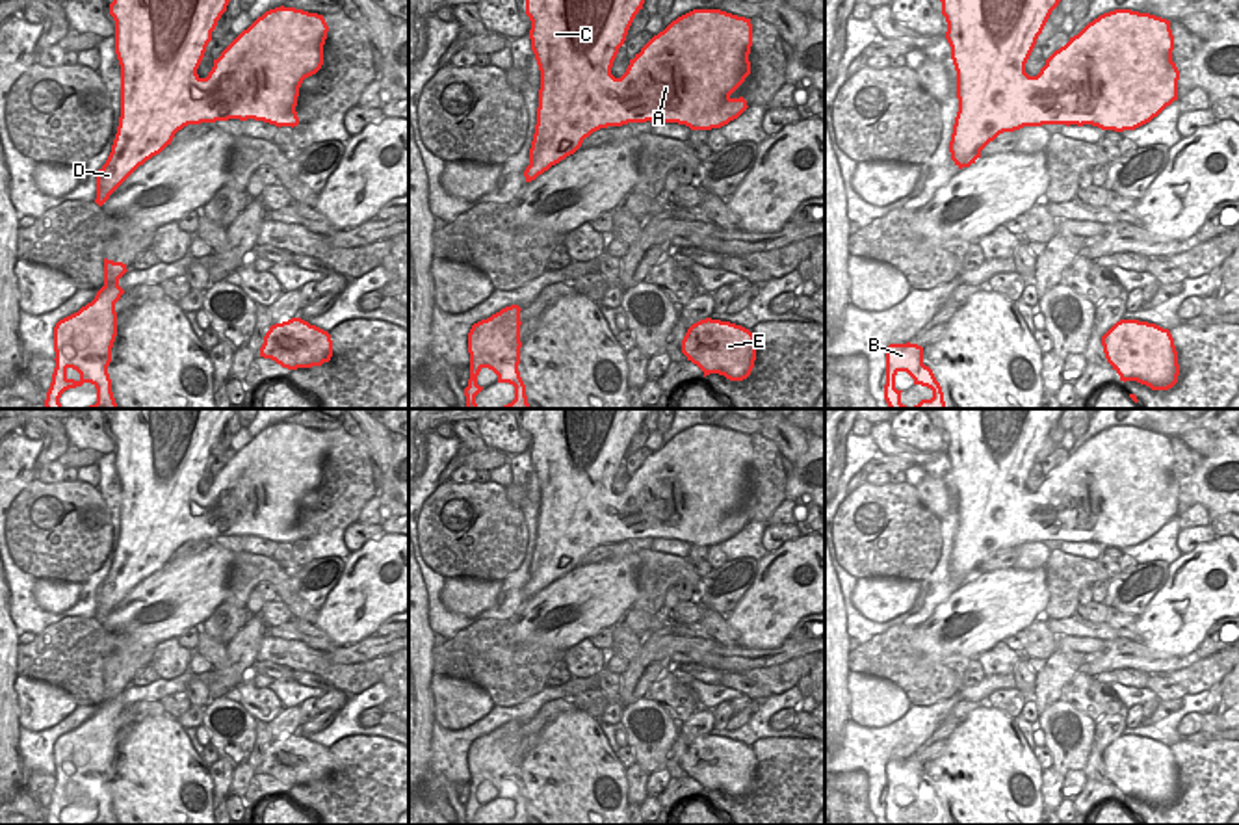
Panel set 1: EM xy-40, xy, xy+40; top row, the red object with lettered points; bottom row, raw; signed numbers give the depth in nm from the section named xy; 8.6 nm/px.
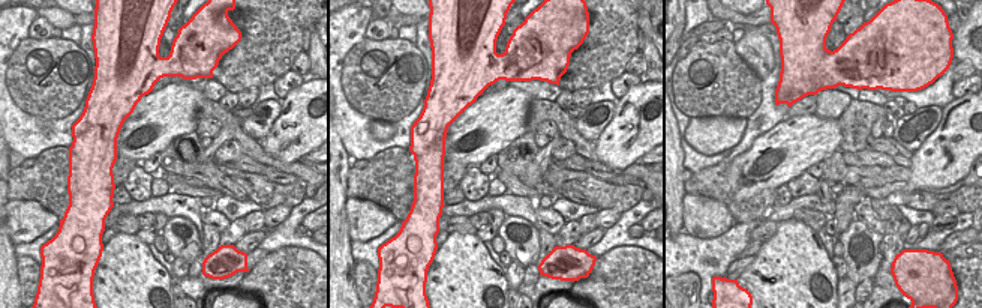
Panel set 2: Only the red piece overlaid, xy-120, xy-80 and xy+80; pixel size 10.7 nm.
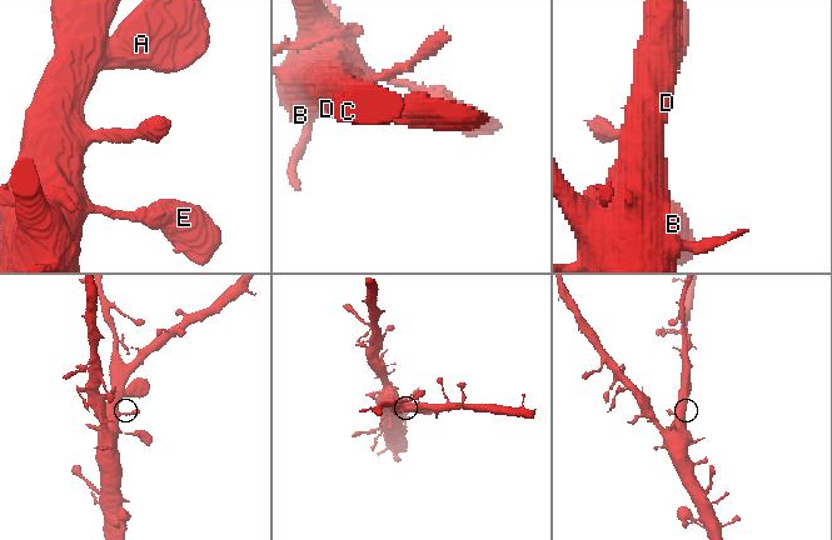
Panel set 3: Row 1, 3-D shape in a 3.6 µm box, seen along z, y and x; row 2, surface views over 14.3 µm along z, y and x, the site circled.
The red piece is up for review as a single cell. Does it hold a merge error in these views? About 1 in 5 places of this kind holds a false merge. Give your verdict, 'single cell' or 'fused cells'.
single cell

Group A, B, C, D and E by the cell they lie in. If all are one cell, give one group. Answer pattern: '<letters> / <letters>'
A B C D E

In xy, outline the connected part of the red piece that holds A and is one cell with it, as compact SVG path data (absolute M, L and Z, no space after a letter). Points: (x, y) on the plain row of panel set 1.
M528 409L529 455L541 487L537 541L526 598L574 570L585 554L628 539L678 539L711 546L737 535L749 522L730 511L750 491L750 435L721 426L693 426L654 452L620 494L611 491L635 431L652 409Z

